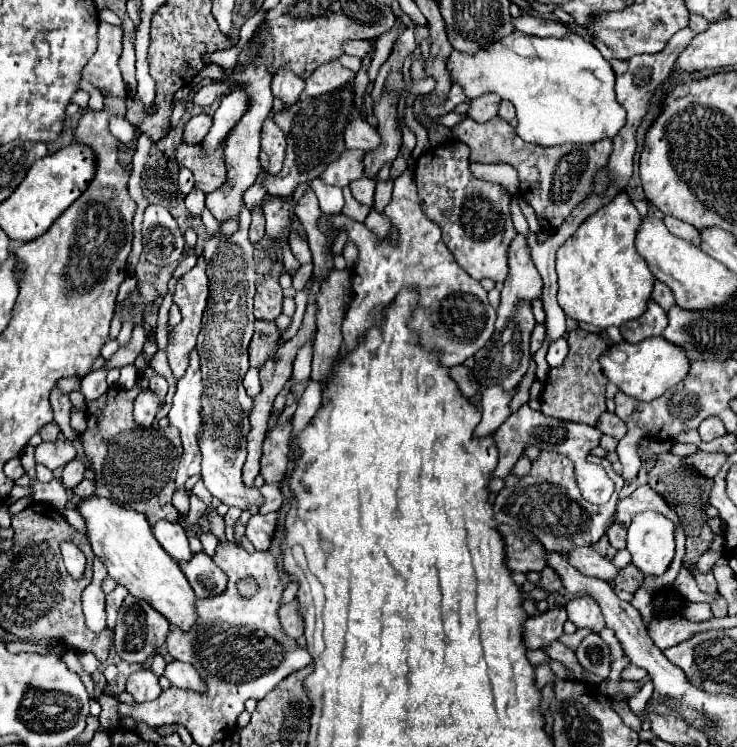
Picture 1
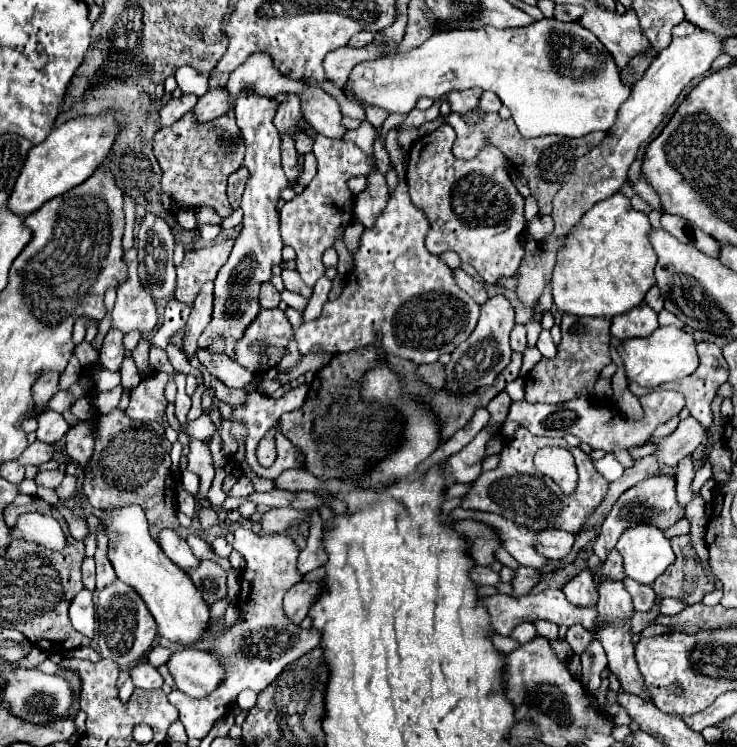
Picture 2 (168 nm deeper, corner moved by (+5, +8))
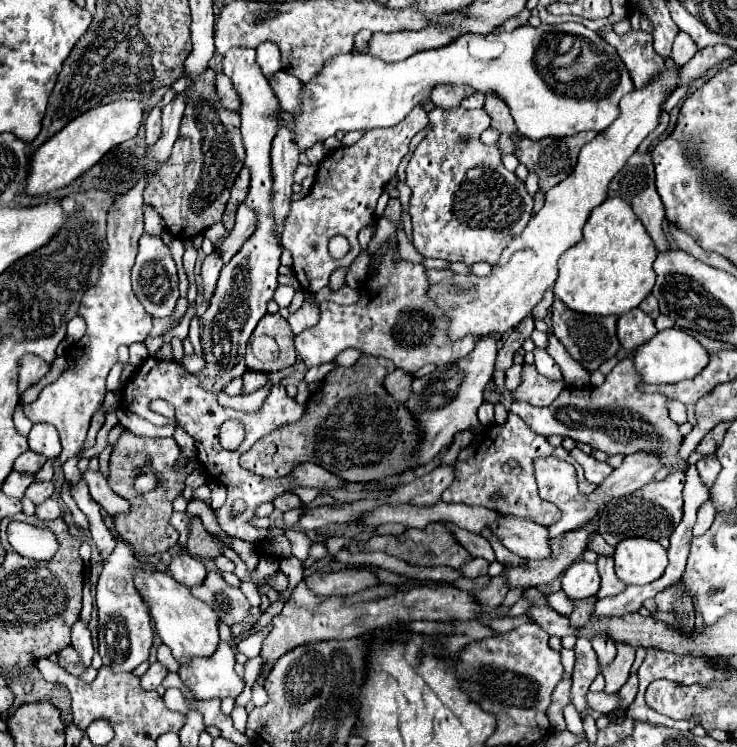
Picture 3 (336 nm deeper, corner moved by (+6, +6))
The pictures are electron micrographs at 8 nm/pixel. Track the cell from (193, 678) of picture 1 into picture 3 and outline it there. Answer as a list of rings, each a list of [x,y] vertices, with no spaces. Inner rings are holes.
[[[221,642],[217,652],[211,658],[195,658],[189,666],[181,666],[179,676],[185,682],[185,686],[195,694],[197,700],[207,698],[237,698],[245,686],[245,682],[237,676],[233,670],[235,666],[235,654],[227,642]]]

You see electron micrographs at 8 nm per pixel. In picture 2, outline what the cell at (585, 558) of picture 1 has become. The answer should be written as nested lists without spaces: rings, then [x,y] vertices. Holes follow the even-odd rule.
[[[540,530],[538,532],[538,552],[548,560],[562,560],[572,552],[576,542],[574,534],[564,530]]]

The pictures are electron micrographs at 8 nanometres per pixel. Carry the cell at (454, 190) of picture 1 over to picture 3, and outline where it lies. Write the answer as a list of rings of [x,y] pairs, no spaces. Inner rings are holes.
[[[433,108],[429,112],[429,132],[413,152],[407,166],[407,186],[411,188],[411,220],[413,220],[413,246],[427,258],[441,258],[447,262],[463,262],[467,266],[475,262],[495,264],[501,250],[523,232],[531,220],[533,198],[527,194],[525,184],[509,172],[501,162],[501,152],[495,146],[487,146],[480,140],[481,133],[491,124],[491,118],[483,110],[463,108]]]

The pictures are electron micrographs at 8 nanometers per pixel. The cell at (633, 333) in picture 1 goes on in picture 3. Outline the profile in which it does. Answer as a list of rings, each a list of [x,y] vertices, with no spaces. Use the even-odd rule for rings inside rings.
[[[641,308],[629,310],[617,320],[617,336],[619,336],[621,346],[627,352],[633,352],[635,348],[651,340],[655,334],[657,334],[657,328],[655,328],[653,318],[647,316]]]

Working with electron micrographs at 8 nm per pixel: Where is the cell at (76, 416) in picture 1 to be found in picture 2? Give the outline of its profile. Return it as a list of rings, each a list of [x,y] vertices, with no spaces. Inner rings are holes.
[[[76,422],[76,426],[68,428],[66,434],[66,450],[70,458],[80,464],[82,468],[90,462],[92,450],[94,450],[94,438],[88,422]]]

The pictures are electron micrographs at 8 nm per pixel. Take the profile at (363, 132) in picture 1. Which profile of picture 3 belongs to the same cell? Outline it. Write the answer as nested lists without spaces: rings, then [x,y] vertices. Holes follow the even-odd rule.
[[[279,70],[277,74],[273,74],[269,78],[269,84],[271,84],[271,88],[273,88],[273,92],[275,92],[275,96],[277,96],[277,100],[279,100],[283,110],[295,112],[299,108],[301,82],[295,76]]]

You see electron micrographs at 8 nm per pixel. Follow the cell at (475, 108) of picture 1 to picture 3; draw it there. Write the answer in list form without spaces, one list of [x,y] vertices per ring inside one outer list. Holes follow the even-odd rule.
[[[439,84],[435,92],[431,92],[431,102],[441,108],[453,108],[459,106],[463,98],[469,98],[475,90],[467,86],[453,86],[453,84]]]

